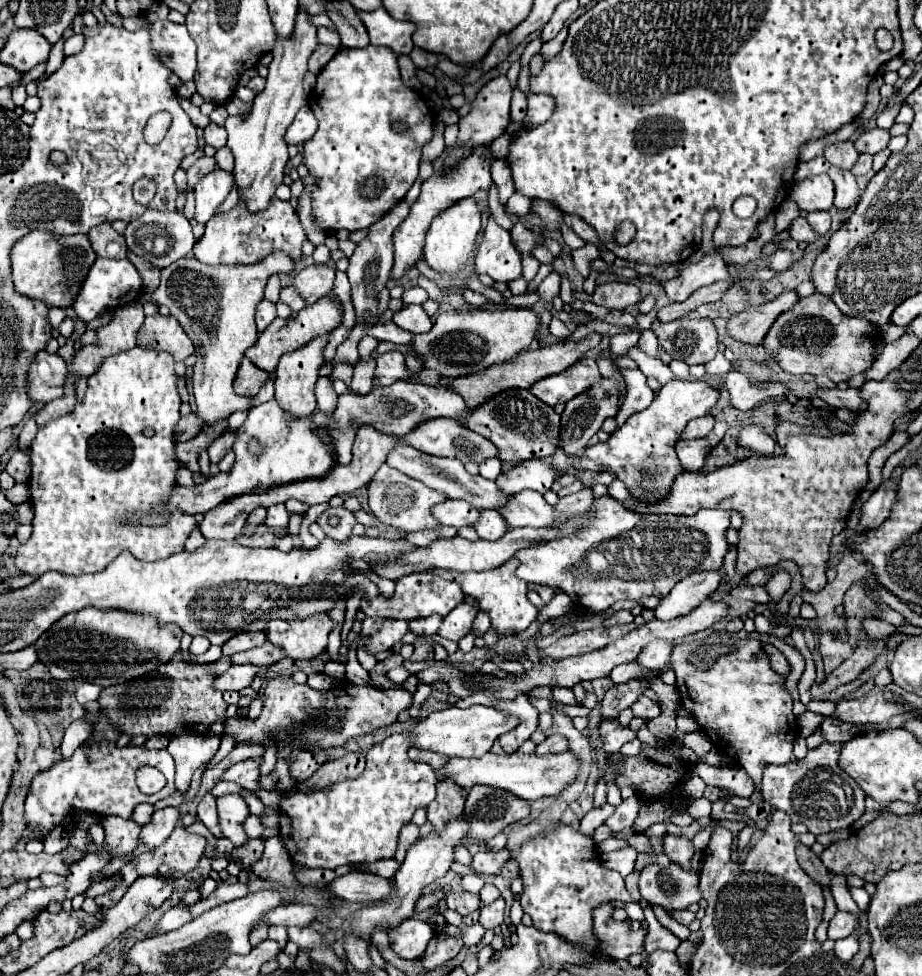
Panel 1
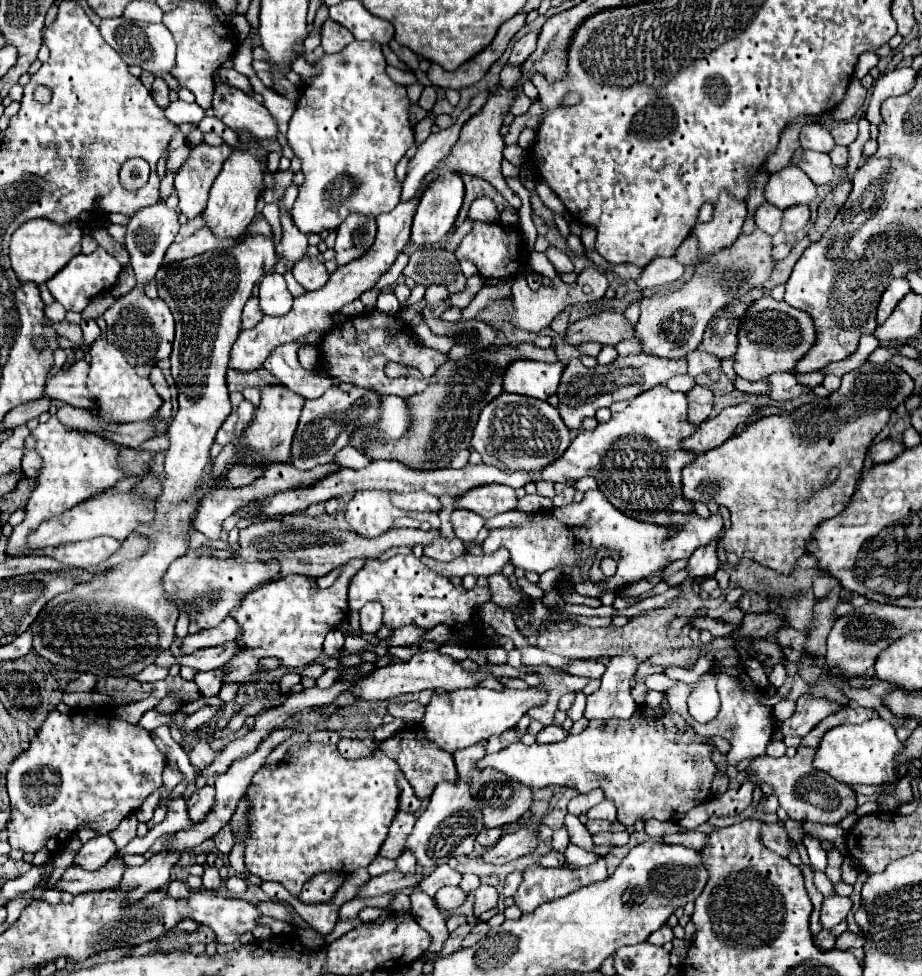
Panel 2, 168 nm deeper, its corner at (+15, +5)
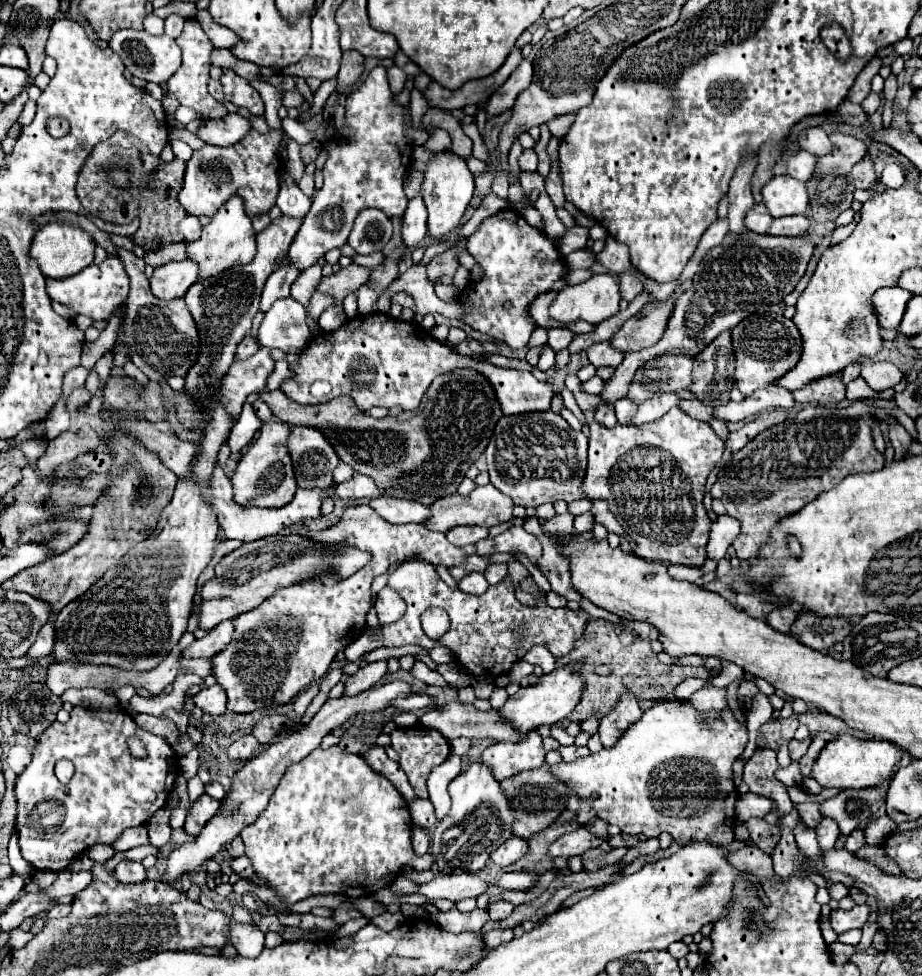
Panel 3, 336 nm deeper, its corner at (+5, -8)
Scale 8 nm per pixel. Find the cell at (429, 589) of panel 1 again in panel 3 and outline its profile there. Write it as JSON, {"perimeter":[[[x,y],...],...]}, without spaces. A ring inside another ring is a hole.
{"perimeter":[[[406,560],[402,562],[394,572],[388,576],[388,586],[396,590],[402,600],[406,602],[406,614],[390,624],[382,626],[380,636],[376,640],[370,640],[366,634],[362,634],[358,640],[354,640],[346,650],[346,660],[354,662],[362,654],[380,648],[380,646],[408,646],[416,644],[426,650],[432,650],[434,646],[446,646],[454,652],[456,660],[472,672],[478,678],[496,678],[500,674],[510,672],[512,664],[522,660],[522,656],[536,644],[544,644],[554,656],[564,656],[572,650],[574,642],[580,638],[584,632],[584,626],[588,622],[588,614],[584,610],[572,612],[570,608],[550,608],[546,604],[546,596],[540,594],[532,578],[526,578],[522,582],[522,590],[530,592],[536,598],[536,606],[526,606],[522,604],[508,578],[504,578],[500,584],[490,586],[482,596],[472,596],[462,590],[452,590],[442,582],[434,566],[430,566],[424,560]],[[428,608],[442,608],[450,616],[450,630],[440,636],[438,640],[432,640],[424,634],[420,626],[420,616]]]}

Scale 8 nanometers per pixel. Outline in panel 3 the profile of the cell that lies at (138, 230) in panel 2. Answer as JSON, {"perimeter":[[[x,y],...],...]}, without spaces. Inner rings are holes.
{"perimeter":[[[186,216],[186,218],[180,222],[178,228],[180,228],[180,234],[184,236],[184,242],[196,240],[196,238],[200,236],[200,230],[202,230],[202,226],[200,226],[200,222],[198,222],[196,216]]]}

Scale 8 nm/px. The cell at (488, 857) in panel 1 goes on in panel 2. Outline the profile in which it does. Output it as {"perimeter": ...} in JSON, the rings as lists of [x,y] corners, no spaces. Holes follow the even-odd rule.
{"perimeter":[[[520,825],[516,831],[504,835],[494,847],[490,847],[482,857],[488,863],[508,863],[522,855],[532,853],[538,847],[538,831]]]}

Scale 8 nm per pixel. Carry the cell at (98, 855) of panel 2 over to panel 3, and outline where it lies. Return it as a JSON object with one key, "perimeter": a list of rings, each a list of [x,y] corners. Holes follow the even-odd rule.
{"perimeter":[[[64,870],[62,874],[58,874],[56,882],[46,890],[48,894],[54,894],[56,898],[62,898],[62,896],[74,896],[76,892],[88,888],[92,884],[92,872],[90,870],[84,870],[84,872],[70,872],[70,870]]]}

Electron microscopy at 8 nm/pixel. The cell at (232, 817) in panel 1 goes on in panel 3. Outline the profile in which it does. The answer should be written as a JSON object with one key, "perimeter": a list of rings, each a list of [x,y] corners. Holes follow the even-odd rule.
{"perimeter":[[[202,794],[196,804],[190,808],[188,816],[186,816],[186,824],[184,824],[184,830],[190,834],[190,836],[198,836],[200,830],[206,826],[206,822],[218,812],[220,808],[220,800],[214,800],[210,798],[208,794]]]}

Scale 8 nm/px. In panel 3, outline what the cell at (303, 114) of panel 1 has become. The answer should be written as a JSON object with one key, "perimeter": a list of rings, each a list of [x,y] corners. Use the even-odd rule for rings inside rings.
{"perimeter":[[[226,114],[222,120],[204,120],[198,136],[212,146],[230,146],[240,142],[252,130],[250,120],[240,114]]]}

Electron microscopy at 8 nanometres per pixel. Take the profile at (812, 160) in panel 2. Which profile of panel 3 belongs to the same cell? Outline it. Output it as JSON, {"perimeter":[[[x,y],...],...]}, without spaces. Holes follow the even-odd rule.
{"perimeter":[[[800,150],[788,158],[788,174],[800,182],[808,182],[818,172],[818,158],[806,150]]]}

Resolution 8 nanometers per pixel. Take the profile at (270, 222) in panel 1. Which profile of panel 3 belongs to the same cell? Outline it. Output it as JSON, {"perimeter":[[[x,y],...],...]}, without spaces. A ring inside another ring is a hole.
{"perimeter":[[[194,260],[168,262],[154,270],[150,280],[152,292],[162,300],[180,298],[198,280],[198,264]]]}

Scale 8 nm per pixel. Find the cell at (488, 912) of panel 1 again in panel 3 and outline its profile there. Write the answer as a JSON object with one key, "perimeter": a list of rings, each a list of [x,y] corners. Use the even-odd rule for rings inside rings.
{"perimeter":[[[496,900],[496,902],[488,908],[488,914],[490,914],[492,920],[502,920],[502,918],[508,918],[508,916],[512,914],[512,910],[514,910],[514,906],[512,906],[510,902],[506,902],[506,900]]]}

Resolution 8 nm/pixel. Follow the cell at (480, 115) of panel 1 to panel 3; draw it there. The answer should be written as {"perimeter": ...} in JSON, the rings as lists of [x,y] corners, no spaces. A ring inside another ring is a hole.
{"perimeter":[[[422,192],[408,202],[404,212],[404,226],[402,226],[402,240],[406,246],[416,246],[426,236],[426,204]]]}

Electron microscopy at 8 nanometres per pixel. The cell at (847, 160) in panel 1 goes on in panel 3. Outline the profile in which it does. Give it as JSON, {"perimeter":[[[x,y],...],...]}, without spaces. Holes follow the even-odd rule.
{"perimeter":[[[818,126],[818,128],[808,128],[798,136],[798,142],[802,146],[802,150],[814,154],[814,156],[824,156],[830,154],[834,150],[828,134]]]}

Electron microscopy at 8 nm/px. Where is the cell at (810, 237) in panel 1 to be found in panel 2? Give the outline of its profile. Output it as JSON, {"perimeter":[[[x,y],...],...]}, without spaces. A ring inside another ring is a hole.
{"perimeter":[[[762,203],[754,213],[756,227],[768,235],[774,235],[780,229],[780,221],[782,221],[782,211],[772,203]]]}

